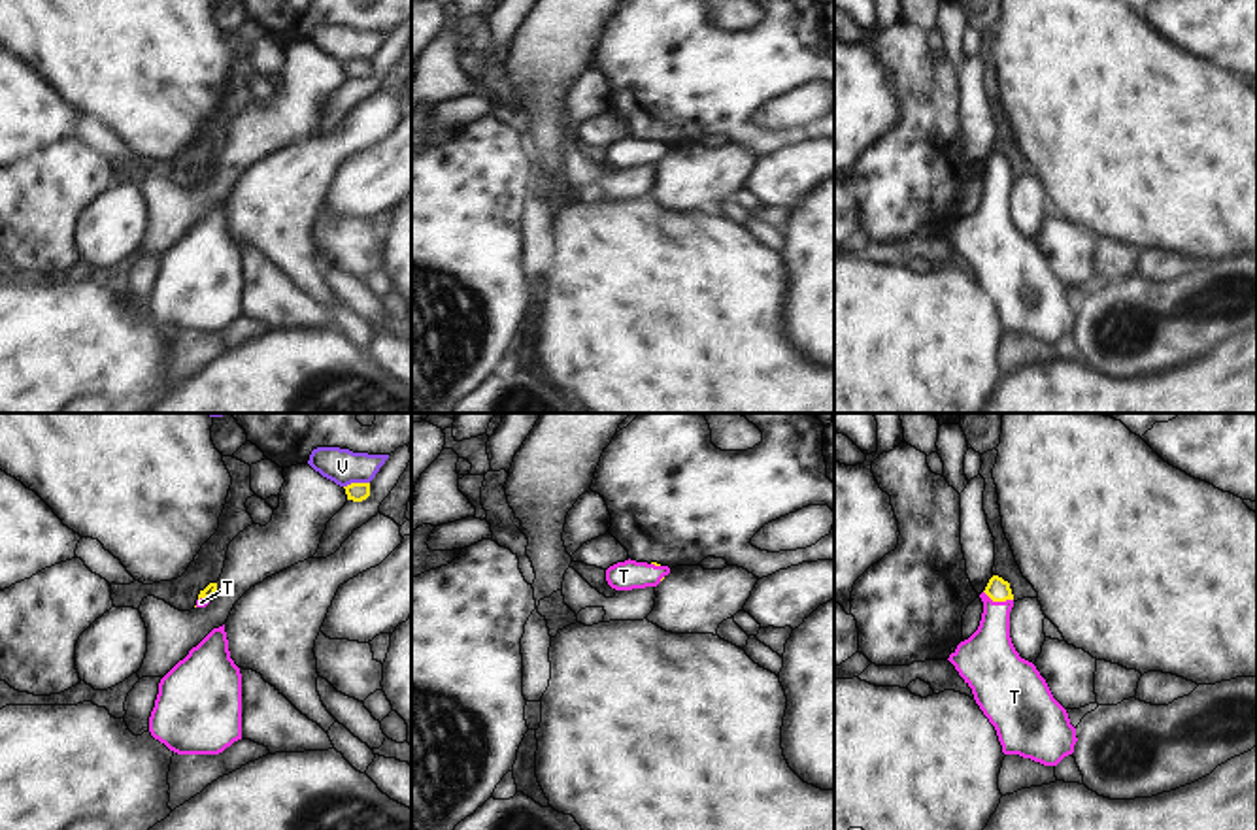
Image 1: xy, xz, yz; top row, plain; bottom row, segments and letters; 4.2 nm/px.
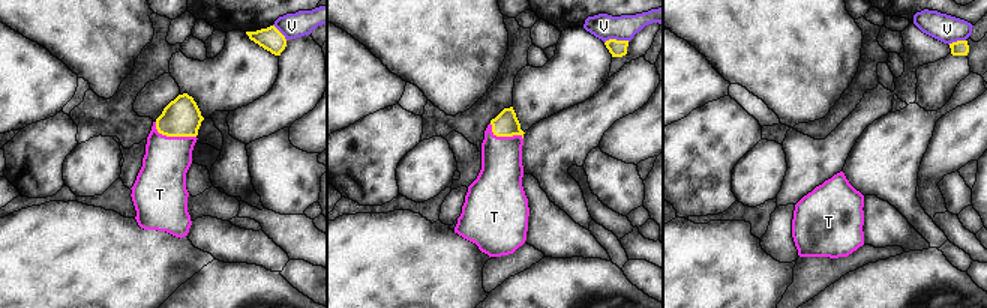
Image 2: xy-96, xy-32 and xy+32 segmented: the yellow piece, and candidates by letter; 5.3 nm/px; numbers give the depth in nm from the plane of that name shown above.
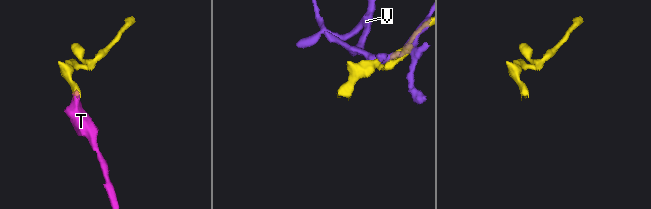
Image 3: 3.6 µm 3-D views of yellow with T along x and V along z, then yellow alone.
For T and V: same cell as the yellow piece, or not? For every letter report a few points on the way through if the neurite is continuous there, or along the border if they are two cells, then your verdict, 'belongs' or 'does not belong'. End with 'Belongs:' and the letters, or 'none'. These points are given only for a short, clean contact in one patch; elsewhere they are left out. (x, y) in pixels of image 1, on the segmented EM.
T: way yz (997, 589), (999, 600), (988, 657); belongs
V: border xy (368, 481), (351, 481), (344, 487); does not belong
Belongs: T

